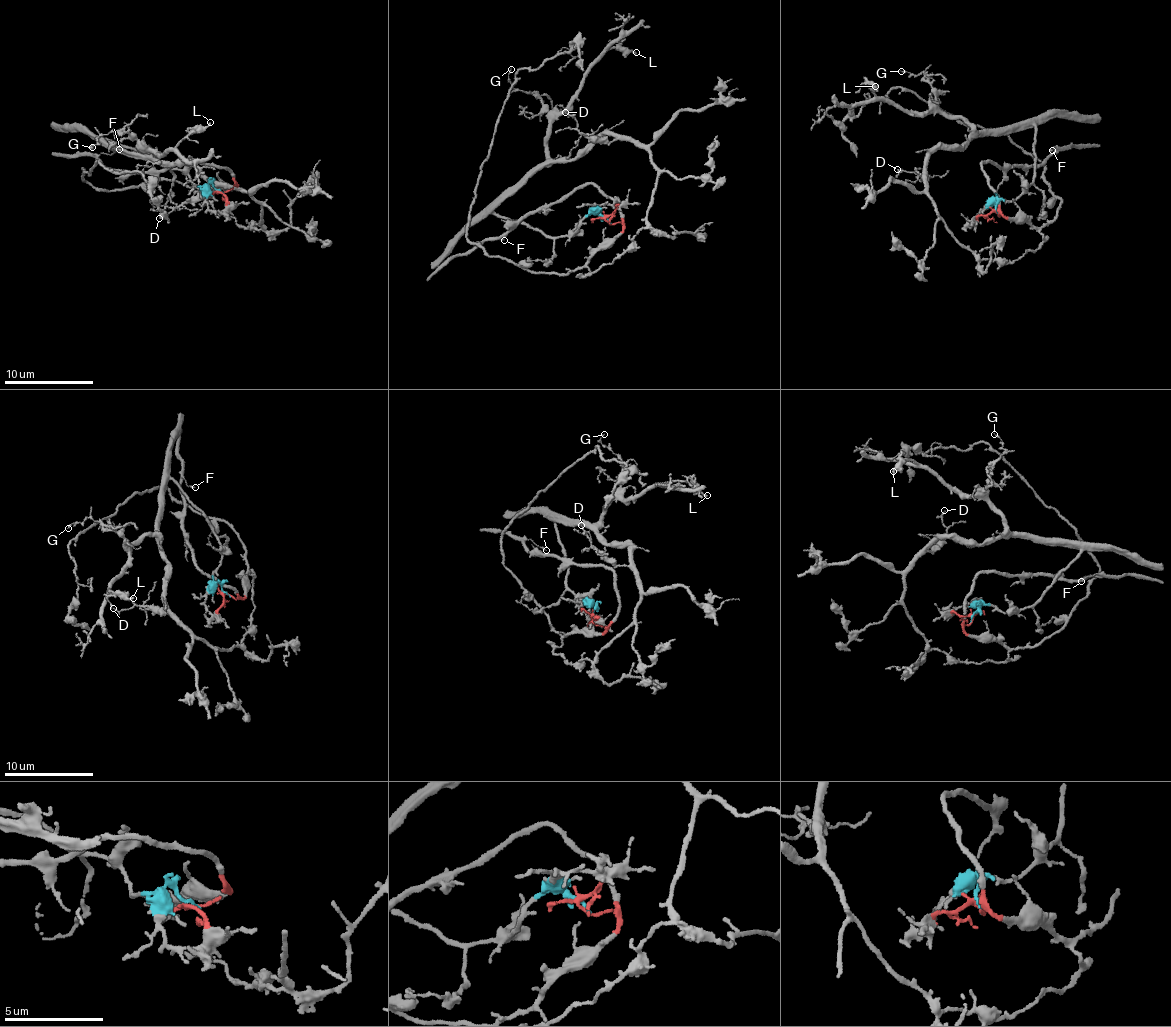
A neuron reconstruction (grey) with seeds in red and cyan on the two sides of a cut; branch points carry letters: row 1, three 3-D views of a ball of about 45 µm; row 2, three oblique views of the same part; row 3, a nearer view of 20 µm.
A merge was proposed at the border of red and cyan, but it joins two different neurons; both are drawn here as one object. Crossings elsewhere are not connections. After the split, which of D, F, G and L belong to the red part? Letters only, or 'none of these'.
F

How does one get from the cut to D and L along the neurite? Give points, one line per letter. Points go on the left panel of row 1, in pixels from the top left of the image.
D: (220, 192), (191, 183), (149, 152), (104, 139), (129, 157), (195, 168), (214, 184), (160, 219)
L: (220, 192), (191, 183), (149, 152), (103, 142), (129, 157), (142, 147), (140, 153), (157, 157), (210, 122)

